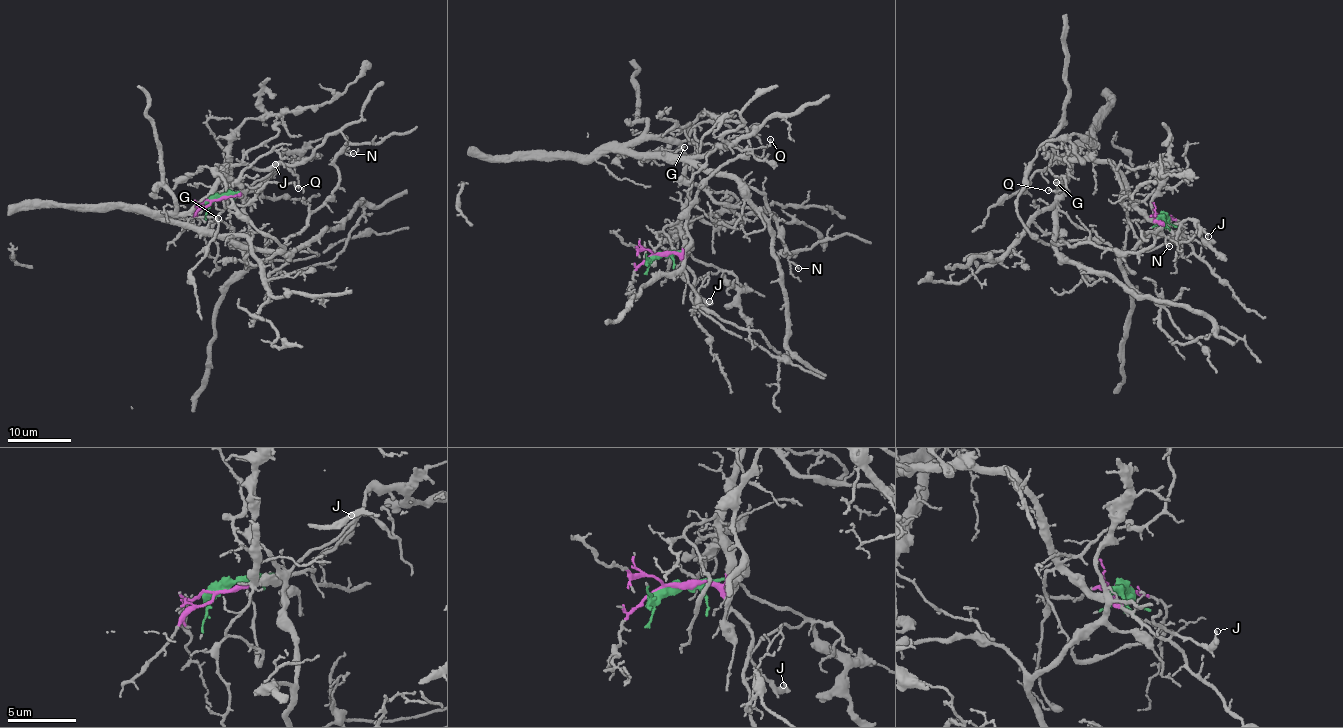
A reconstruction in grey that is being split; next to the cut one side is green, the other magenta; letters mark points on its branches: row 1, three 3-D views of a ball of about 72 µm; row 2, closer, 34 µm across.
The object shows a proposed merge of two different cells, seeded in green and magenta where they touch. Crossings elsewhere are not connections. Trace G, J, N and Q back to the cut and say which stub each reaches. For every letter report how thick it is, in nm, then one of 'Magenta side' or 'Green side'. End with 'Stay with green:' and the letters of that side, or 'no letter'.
G: Thickness 70 nm. Magenta side
J: Thickness 280 nm. Magenta side
N: Thickness 120 nm. Magenta side
Q: Thickness 100 nm. Magenta side
Stay with green: no letter

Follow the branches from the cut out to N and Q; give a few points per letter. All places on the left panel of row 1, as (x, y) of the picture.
N: (215, 199), (238, 195), (230, 167), (187, 211), (163, 217), (275, 250), (329, 195), (339, 152), (354, 154)
Q: (215, 199), (238, 195), (223, 168), (213, 193), (228, 206), (243, 206), (268, 182), (299, 189)

